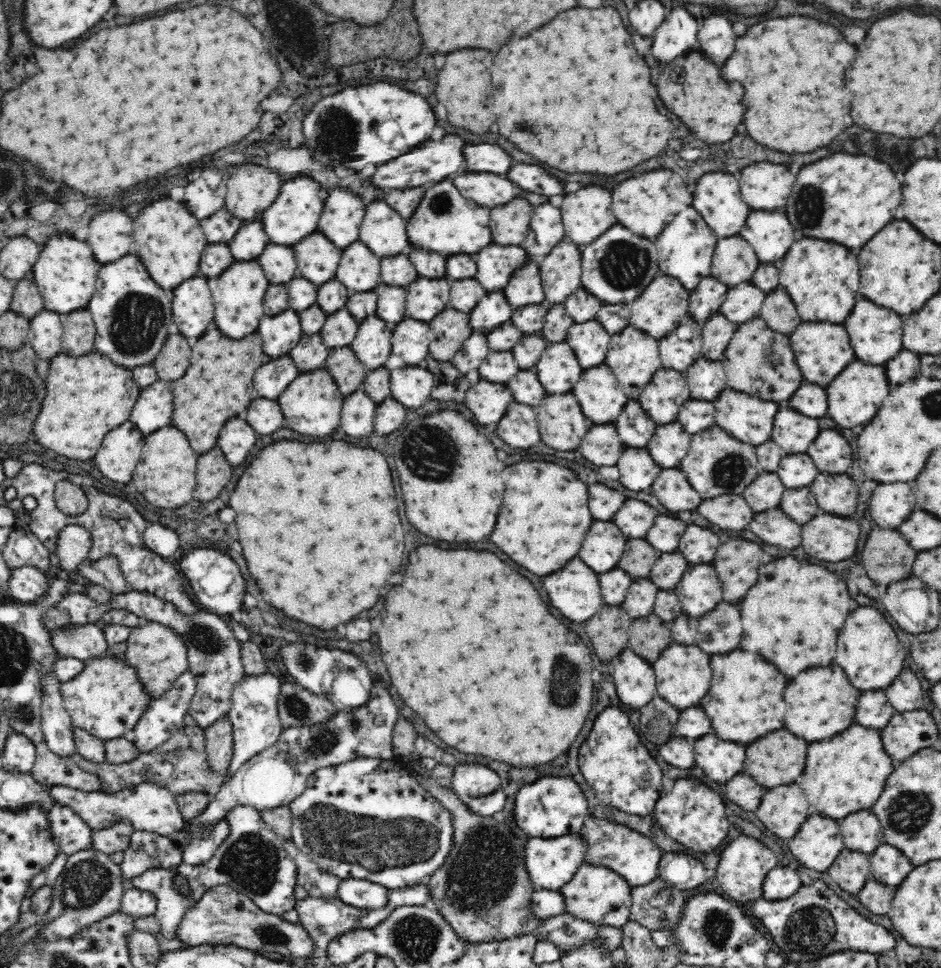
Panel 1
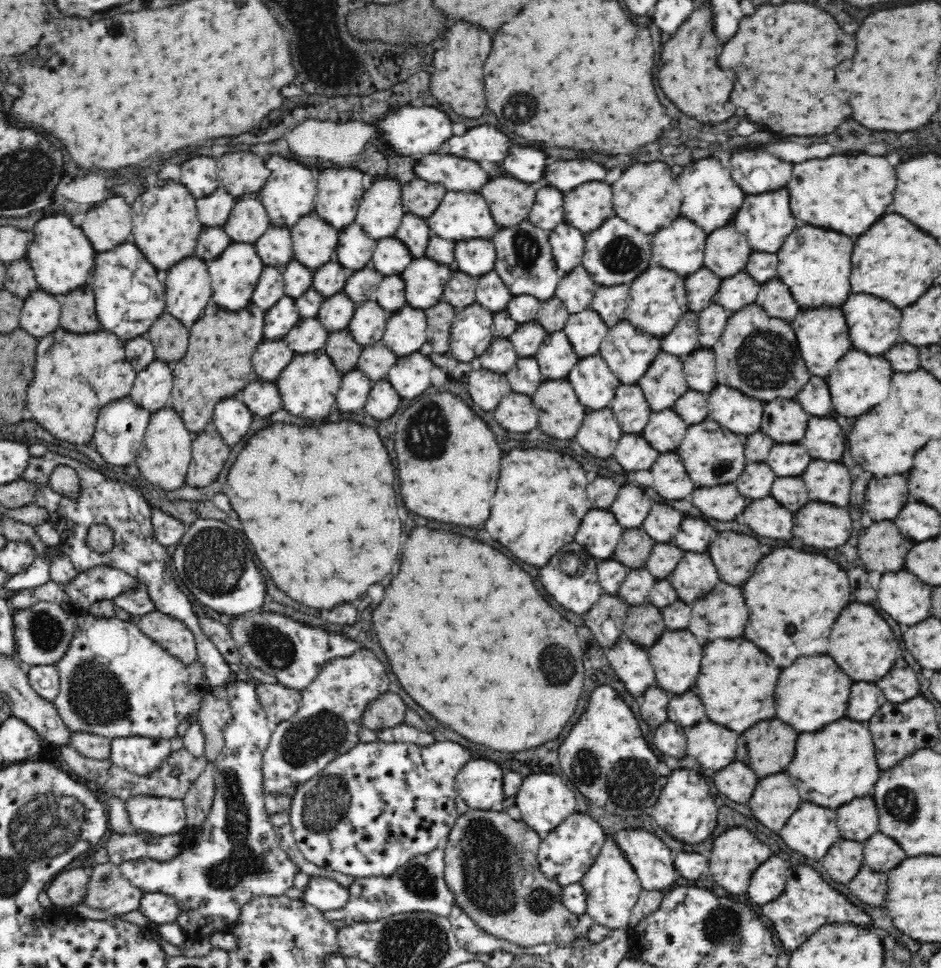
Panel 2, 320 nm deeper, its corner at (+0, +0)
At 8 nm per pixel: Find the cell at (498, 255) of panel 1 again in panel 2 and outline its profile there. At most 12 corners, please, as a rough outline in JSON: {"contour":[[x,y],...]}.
{"contour":[[491,239],[454,241],[455,269],[472,277],[494,271]]}

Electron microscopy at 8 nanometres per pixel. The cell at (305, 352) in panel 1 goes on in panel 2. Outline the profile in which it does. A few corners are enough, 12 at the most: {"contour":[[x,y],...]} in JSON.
{"contour":[[300,318],[284,336],[295,353],[322,349],[328,330],[318,318]]}

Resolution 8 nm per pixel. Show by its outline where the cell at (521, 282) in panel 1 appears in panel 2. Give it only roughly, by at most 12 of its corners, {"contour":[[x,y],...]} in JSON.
{"contour":[[527,219],[491,241],[513,296],[555,296],[549,231]]}

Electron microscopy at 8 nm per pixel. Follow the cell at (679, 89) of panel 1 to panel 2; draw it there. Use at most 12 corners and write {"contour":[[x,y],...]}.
{"contour":[[710,6],[662,46],[658,84],[700,122],[728,118]]}

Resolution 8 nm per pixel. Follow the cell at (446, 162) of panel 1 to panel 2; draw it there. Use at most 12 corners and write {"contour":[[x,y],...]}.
{"contour":[[494,126],[452,136],[442,154],[502,162],[510,138]]}

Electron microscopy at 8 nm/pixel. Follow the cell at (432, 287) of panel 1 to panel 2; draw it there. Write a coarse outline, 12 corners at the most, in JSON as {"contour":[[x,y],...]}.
{"contour":[[414,257],[400,276],[408,305],[442,300],[452,268]]}

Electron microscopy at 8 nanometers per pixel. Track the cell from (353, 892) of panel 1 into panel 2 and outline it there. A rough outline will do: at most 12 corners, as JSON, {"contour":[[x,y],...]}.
{"contour":[[310,877],[302,901],[338,910],[349,889],[329,878]]}

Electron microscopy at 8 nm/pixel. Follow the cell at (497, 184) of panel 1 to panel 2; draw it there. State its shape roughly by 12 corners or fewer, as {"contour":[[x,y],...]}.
{"contour":[[428,154],[415,178],[450,191],[480,190],[486,174],[472,160]]}

